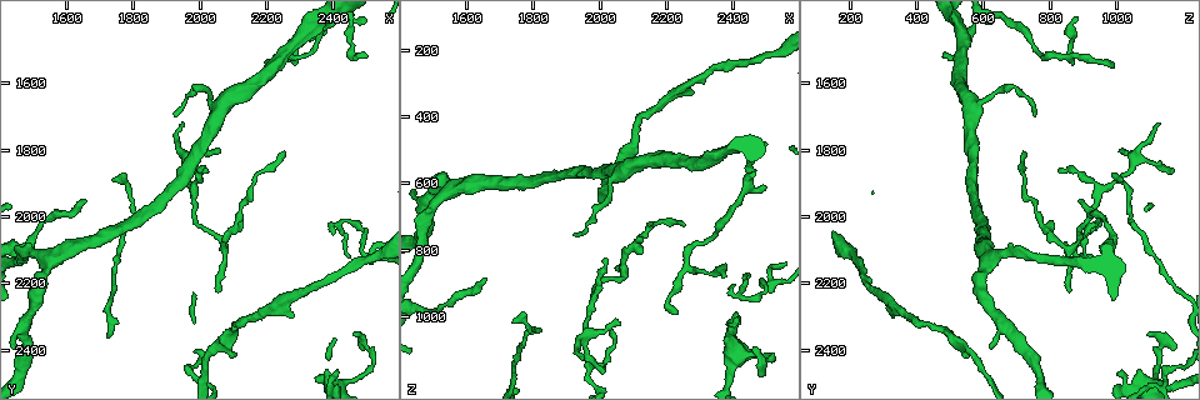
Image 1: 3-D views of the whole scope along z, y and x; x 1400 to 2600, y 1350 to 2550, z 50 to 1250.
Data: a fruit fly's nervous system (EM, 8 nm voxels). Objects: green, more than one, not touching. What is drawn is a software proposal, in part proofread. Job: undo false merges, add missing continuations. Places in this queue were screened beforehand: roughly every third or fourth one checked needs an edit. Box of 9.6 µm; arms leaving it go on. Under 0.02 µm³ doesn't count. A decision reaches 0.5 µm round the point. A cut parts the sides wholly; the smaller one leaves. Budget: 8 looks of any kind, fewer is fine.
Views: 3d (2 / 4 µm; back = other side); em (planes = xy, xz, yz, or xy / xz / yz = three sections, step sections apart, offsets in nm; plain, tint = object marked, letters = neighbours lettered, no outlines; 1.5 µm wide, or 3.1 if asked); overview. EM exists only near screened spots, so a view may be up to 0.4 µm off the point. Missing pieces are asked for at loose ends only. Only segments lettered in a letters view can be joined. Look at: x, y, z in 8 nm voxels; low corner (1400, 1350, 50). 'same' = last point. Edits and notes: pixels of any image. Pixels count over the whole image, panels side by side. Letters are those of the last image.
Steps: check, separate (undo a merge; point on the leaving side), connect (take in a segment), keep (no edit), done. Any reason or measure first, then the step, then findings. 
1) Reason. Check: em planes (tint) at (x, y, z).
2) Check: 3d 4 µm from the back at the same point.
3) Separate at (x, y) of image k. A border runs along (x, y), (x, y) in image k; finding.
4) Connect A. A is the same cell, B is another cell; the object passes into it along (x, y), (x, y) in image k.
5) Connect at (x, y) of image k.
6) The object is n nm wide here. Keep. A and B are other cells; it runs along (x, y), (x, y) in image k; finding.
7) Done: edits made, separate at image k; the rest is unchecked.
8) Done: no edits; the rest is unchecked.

Tapers out. Check: 3d 2 µm at (2500, 1520, 480).

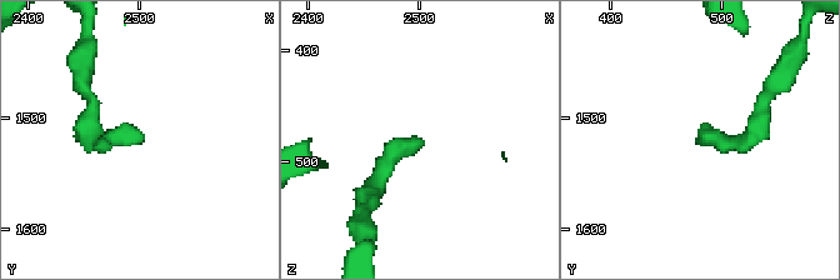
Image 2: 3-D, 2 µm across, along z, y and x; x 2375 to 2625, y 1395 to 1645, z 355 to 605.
Now the EM. Check: em xz step 4 (plain) at (2502, 1522, 478).

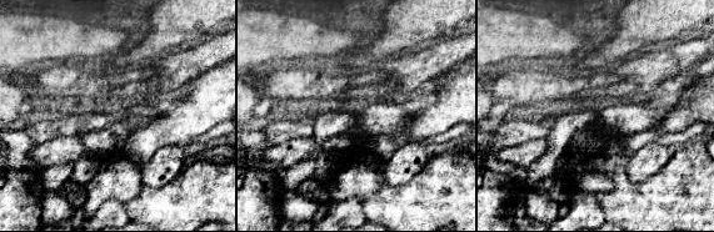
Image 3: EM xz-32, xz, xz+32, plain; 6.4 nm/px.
Check: em xz step 4 (letters) at the same point.

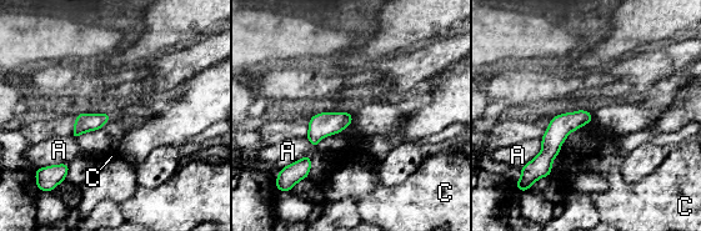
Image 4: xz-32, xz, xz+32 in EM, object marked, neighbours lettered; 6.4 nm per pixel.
Keep. A and C are other cells; a border runs along (591, 121), (572, 130), (564, 140) in image 4; no lettered segment goes on from it.

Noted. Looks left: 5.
Thin end. Check: 3d 2 µm at (2050, 2230, 850).

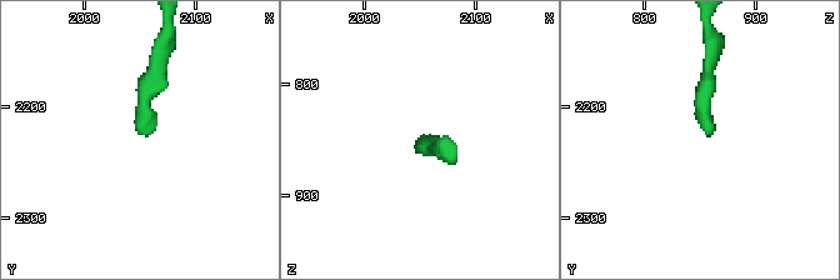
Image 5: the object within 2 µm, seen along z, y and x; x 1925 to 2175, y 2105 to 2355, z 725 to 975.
Shape alone is not enough. Check: em planes (letters) at (2050, 2222, 858).

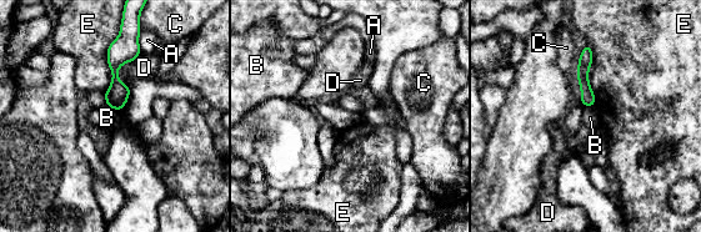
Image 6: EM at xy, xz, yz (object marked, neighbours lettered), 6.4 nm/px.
Keep. A, B, C, D and E are other cells; a border runs along (108, 105), (118, 111) in image 6; none of them fits.

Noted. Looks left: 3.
Tapers out. Check: 3d 2 µm at (2020, 1850, 820).

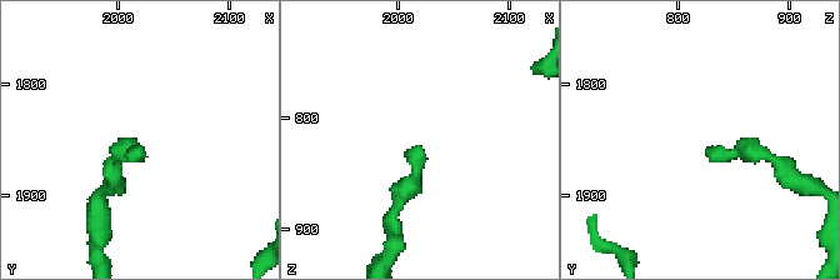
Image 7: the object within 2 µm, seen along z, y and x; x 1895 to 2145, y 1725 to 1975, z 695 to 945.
Check: em xy step 8 (tint) at (2022, 1858, 828).

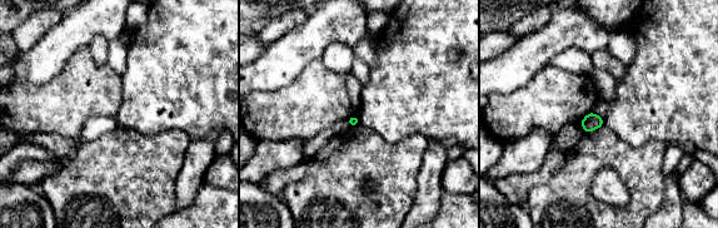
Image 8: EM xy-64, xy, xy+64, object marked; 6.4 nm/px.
Check: em xy step 8 (letters) at the same point.

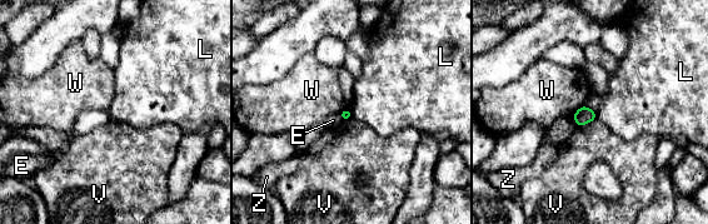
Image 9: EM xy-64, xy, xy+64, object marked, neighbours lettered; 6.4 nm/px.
Keep. E, L, V, W and Z are other cells; a border runs along (349, 108), (352, 115) in image 9; none of them fits.

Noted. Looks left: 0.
Done: no edits; the rest is unchecked.

